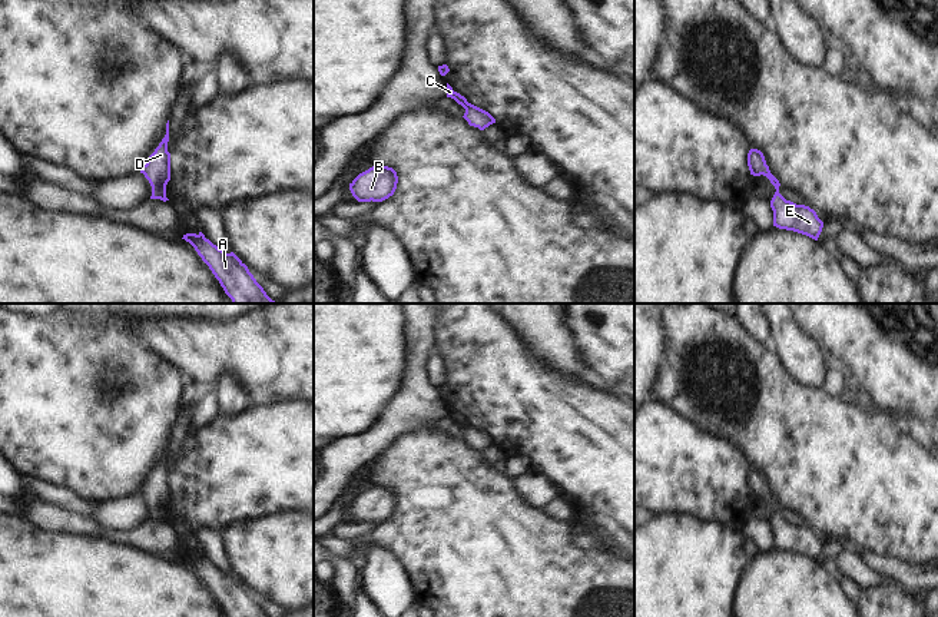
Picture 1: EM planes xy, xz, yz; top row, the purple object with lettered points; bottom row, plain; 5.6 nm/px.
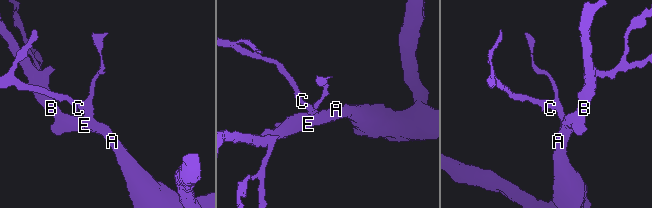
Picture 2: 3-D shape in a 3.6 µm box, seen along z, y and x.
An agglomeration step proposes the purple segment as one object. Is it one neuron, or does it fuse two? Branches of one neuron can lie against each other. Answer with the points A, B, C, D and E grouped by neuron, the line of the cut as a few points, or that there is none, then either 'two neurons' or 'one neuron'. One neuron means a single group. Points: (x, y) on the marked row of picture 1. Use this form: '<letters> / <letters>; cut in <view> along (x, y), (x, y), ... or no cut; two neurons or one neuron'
A B C D E; no cut; one neuron

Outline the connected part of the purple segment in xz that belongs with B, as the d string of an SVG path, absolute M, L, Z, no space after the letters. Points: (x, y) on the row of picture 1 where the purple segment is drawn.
M374 165L349 183L349 190L358 202L382 202L394 195L397 183L392 167Z

